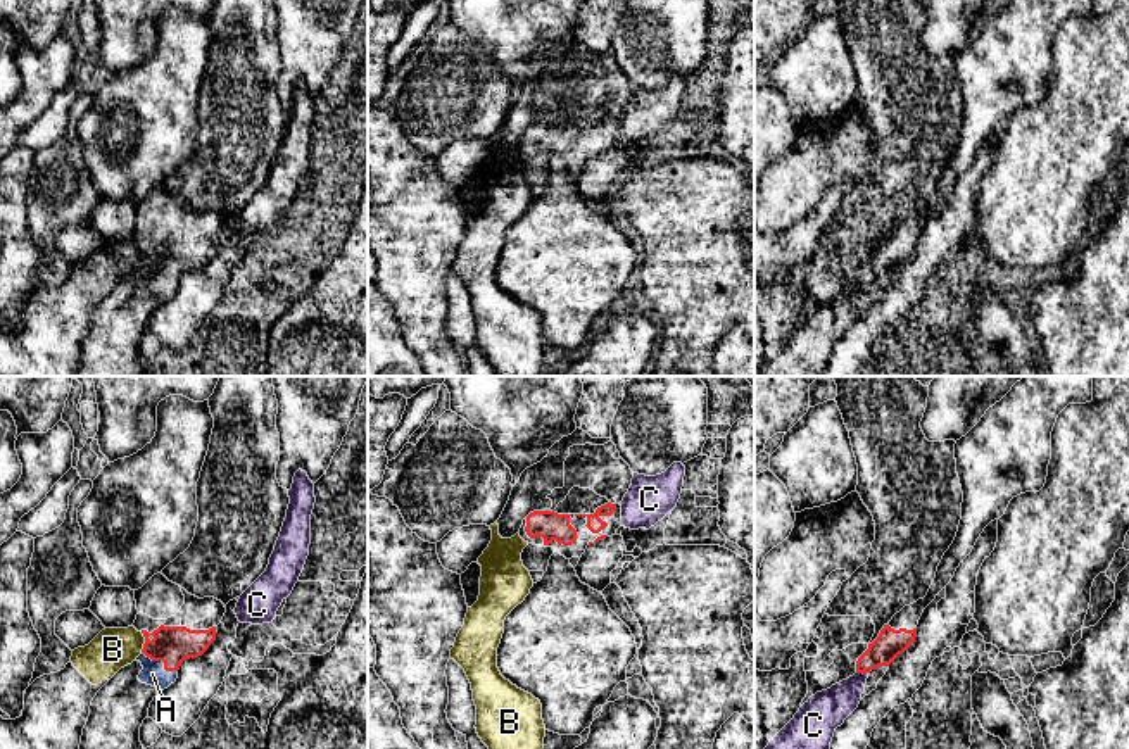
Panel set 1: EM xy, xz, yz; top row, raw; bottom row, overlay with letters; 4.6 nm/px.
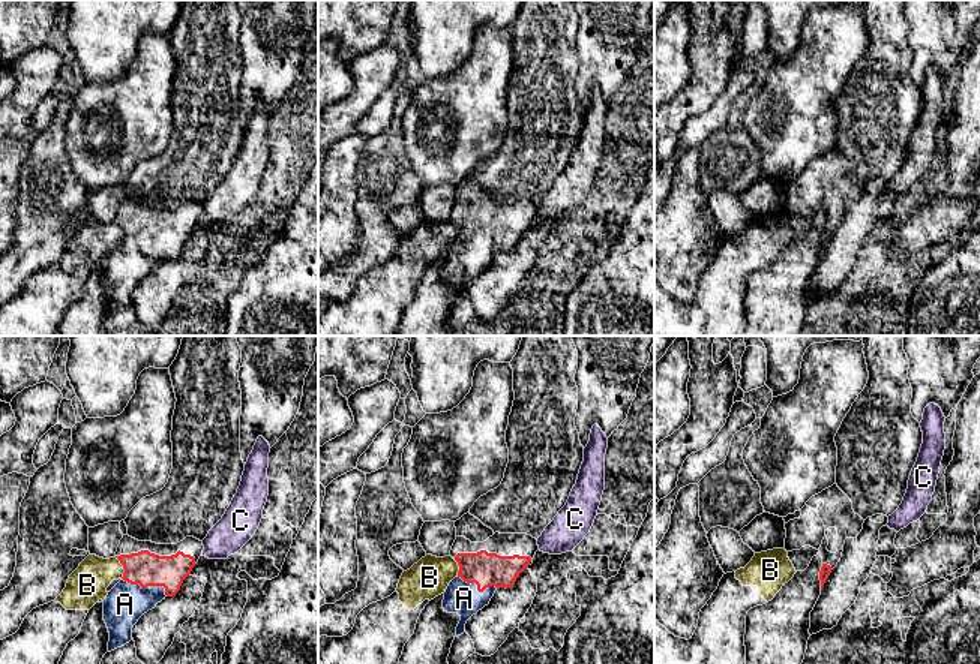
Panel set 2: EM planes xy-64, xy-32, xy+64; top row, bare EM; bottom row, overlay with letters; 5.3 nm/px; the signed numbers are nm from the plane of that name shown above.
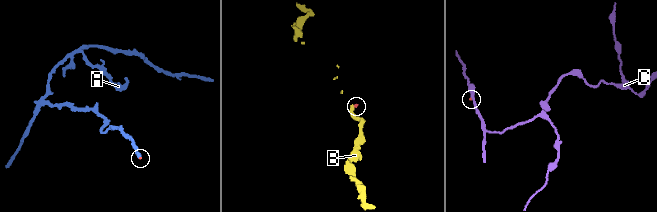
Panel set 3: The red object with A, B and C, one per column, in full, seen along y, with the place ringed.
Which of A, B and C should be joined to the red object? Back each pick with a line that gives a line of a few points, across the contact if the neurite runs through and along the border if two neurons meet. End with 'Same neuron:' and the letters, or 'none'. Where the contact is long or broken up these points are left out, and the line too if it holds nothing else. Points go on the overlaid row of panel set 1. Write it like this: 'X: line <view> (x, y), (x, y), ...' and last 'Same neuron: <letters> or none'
A: line xy (171, 644), (161, 660), (152, 673)
Same neuron: A

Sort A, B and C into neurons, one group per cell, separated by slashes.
A / B / C

